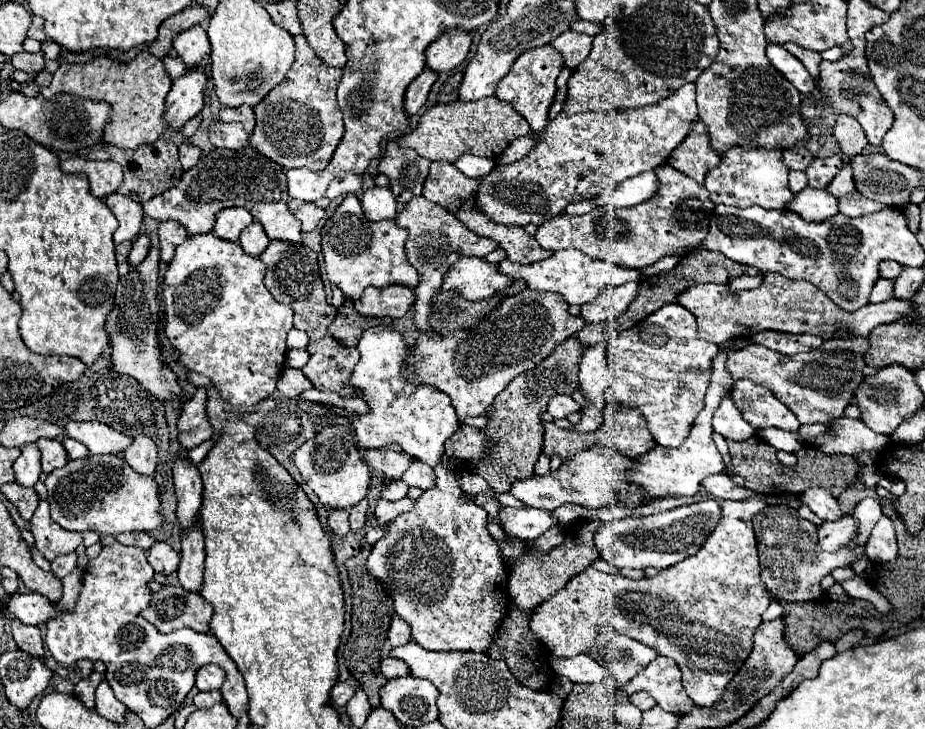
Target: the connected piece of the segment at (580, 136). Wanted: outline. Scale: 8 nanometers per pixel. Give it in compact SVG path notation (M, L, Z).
M685 84L675 94L665 98L659 104L633 108L625 112L585 112L577 116L559 114L555 120L547 124L547 128L539 134L539 144L533 146L531 154L525 158L499 164L487 176L479 180L479 190L475 192L475 210L485 214L489 220L503 224L503 226L527 226L527 224L541 224L553 218L555 214L563 212L567 204L595 198L597 194L611 190L619 182L637 176L645 170L655 170L667 162L669 154L675 150L679 142L689 132L689 124L697 120L697 104L695 104L695 84Z

